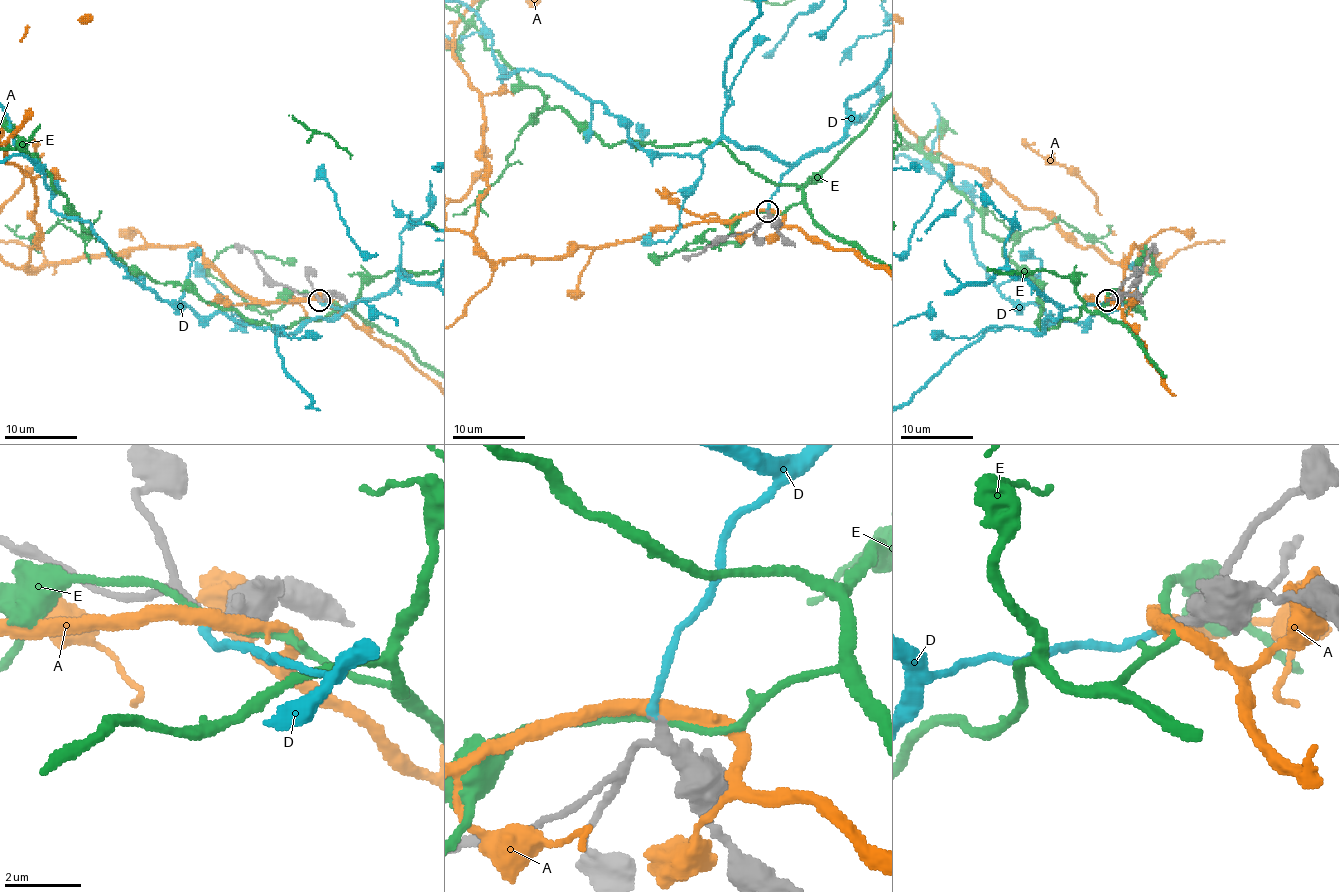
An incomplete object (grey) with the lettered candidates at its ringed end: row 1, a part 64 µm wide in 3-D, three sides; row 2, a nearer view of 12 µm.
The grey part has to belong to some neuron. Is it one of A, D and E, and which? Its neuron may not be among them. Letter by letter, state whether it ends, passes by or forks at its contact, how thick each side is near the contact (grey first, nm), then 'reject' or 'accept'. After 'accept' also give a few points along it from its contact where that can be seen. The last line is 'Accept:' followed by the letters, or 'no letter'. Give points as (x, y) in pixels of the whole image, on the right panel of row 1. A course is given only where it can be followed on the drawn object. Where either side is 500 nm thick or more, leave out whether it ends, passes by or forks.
A: it passes by; calibres 200 and 400 nm; reject
D: it ends; calibres 200 and 200 nm; accept
E: it passes by; calibres 240 and 170 nm; reject
Accept: D

